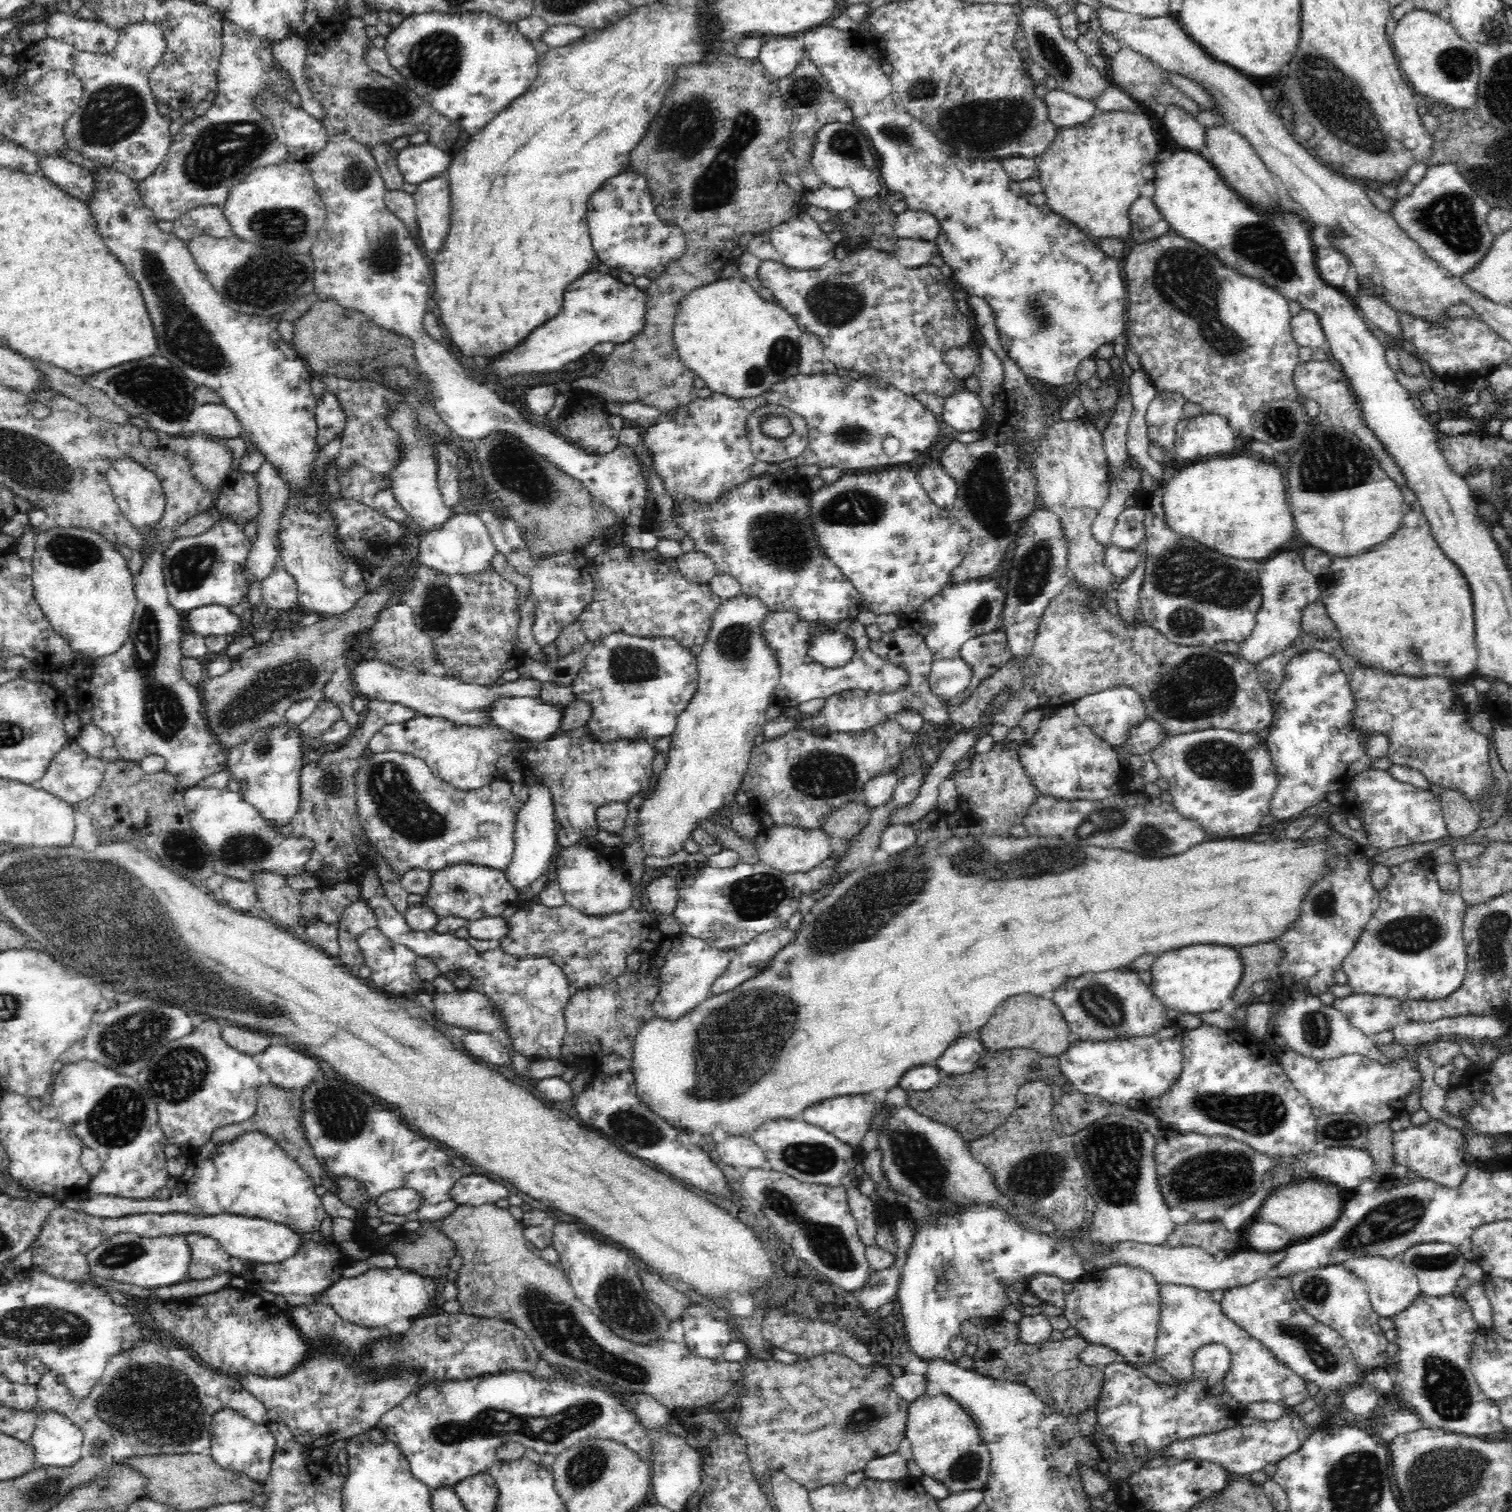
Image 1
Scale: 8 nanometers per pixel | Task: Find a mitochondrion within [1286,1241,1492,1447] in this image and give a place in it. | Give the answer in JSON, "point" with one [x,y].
{"point":[1446,1387]}

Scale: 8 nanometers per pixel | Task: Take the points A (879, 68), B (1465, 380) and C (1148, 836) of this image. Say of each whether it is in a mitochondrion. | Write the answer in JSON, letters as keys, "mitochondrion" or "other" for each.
{"A":"other","B":"other","C":"mitochondrion"}

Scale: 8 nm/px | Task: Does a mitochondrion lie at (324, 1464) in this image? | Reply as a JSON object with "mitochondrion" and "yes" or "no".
{"mitochondrion":"no"}

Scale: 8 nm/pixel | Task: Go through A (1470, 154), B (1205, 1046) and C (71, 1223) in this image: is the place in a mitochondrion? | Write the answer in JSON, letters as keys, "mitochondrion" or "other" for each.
{"A":"other","B":"other","C":"other"}

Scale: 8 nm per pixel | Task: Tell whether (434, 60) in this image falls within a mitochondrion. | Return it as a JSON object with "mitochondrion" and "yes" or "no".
{"mitochondrion":"yes"}

